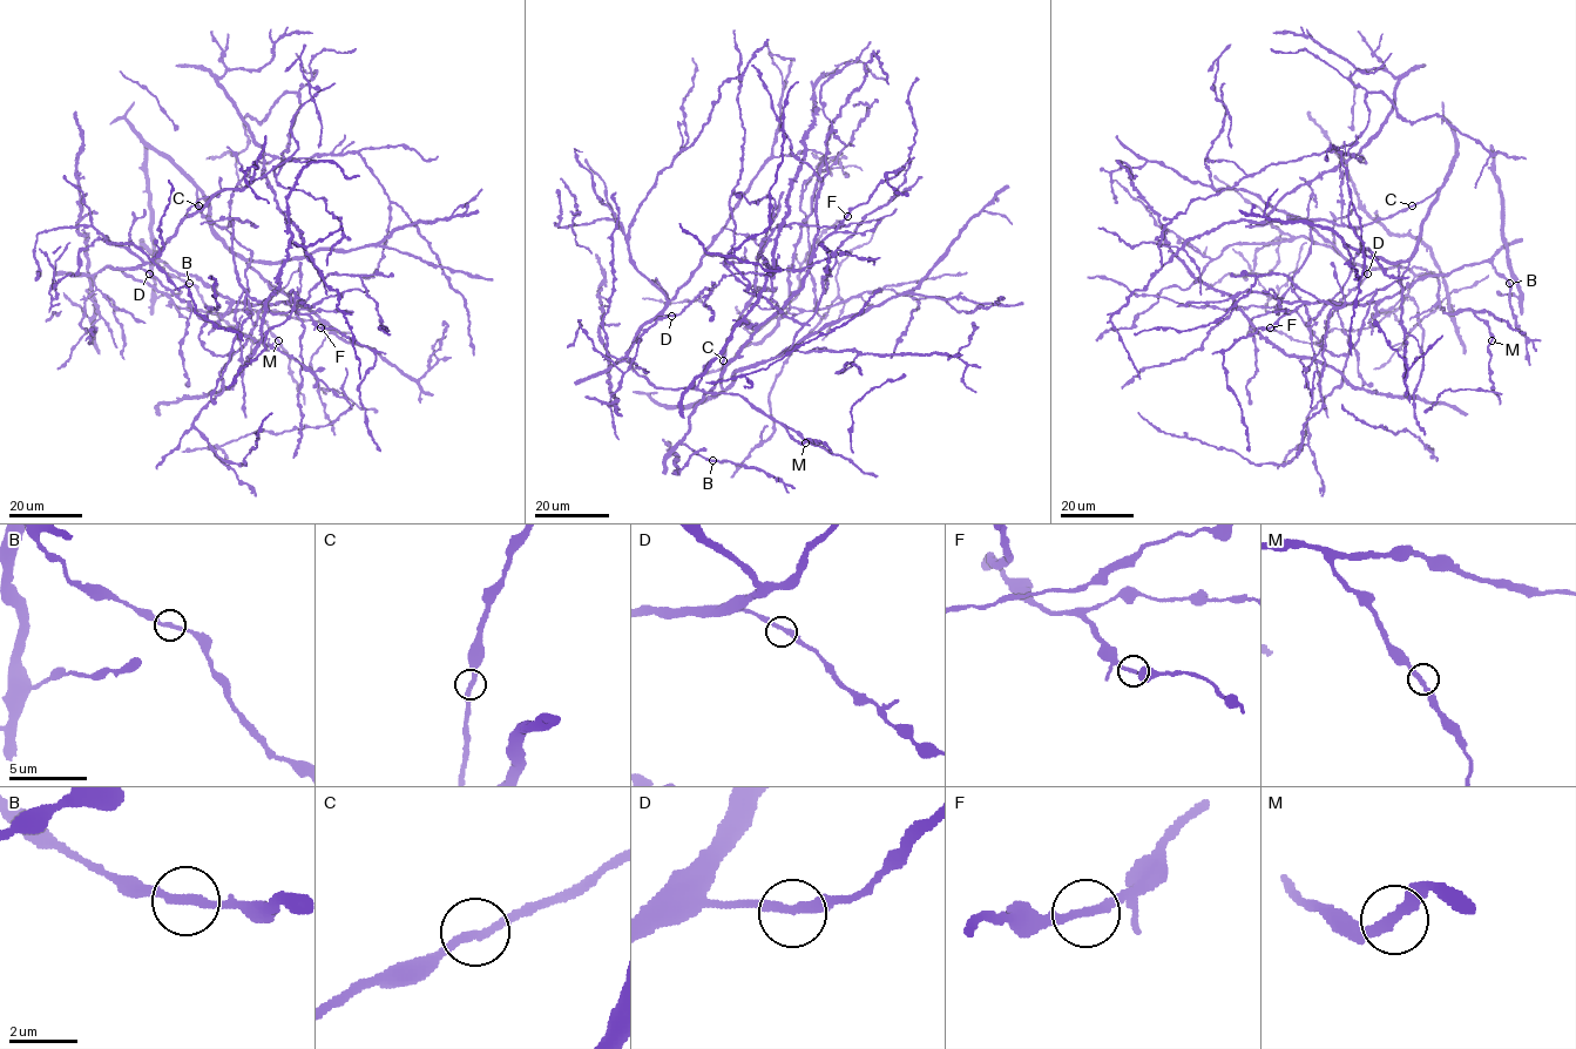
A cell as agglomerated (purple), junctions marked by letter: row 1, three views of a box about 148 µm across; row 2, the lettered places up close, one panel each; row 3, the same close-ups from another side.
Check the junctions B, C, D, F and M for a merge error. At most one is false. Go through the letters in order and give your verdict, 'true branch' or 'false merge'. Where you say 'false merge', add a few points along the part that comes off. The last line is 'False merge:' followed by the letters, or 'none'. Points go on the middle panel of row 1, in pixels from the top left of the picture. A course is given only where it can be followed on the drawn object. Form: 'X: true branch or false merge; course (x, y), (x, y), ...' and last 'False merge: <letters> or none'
B: true branch
C: true branch
D: true branch
F: true branch
M: true branch
False merge: none

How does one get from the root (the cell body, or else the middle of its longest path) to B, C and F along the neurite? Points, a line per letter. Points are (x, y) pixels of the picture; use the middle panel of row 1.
B: (744, 308), (761, 244), (775, 228), (833, 228), (804, 285), (690, 417), (682, 442), (712, 460)
C: (744, 308), (725, 345), (723, 360)
F: (744, 308), (753, 292), (761, 244), (775, 228), (796, 222), (832, 227), (834, 230), (847, 216)

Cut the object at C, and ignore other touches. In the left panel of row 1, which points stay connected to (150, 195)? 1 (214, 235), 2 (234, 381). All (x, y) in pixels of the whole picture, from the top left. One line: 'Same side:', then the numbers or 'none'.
Same side: 1, 2

